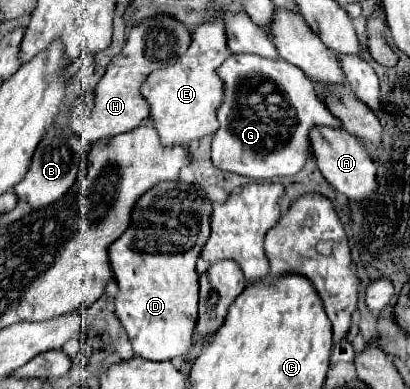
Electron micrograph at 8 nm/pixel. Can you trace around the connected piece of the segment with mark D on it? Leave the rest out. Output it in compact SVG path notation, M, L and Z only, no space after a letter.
M163 181L135 201L131 225L109 245L109 265L119 285L115 295L115 315L119 317L133 351L149 361L167 361L191 349L195 321L197 321L197 293L199 275L195 271L197 257L209 239L211 199L205 189L187 181Z

